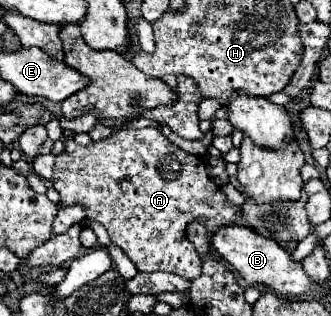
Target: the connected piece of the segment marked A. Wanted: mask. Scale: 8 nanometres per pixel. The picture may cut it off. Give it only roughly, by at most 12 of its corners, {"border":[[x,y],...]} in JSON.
{"border":[[155,127],[65,141],[51,179],[143,273],[201,275],[233,225],[201,157]]}

